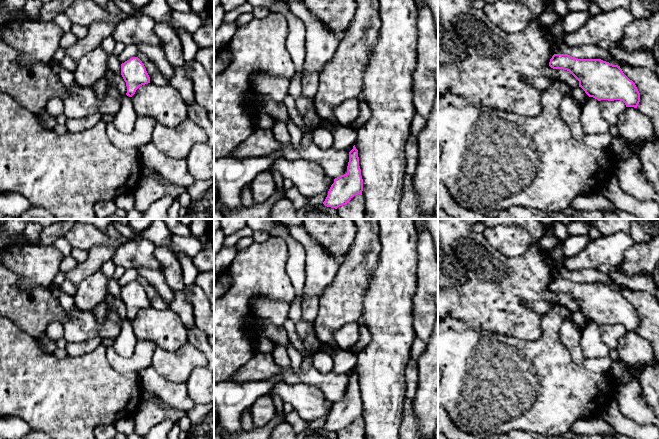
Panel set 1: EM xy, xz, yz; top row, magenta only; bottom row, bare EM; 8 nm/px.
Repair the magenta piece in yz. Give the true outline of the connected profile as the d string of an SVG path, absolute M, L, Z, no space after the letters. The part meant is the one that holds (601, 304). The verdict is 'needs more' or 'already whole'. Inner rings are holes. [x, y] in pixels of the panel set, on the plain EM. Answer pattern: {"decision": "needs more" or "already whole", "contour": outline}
{"decision": "already whole", "contour": "M554 278L549 290L569 295L579 305L579 311L598 325L620 324L626 331L634 332L640 326L640 317L635 307L618 289L601 283L578 283L568 278Z"}

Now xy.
{"decision": "already whole", "contour": "M132 281L121 288L121 299L126 306L126 319L129 321L132 321L140 310L150 307L146 292L138 281Z"}

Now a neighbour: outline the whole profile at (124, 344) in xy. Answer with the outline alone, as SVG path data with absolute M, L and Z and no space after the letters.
M126 319L122 322L120 333L114 339L112 347L121 357L130 358L134 354L137 341L132 323Z

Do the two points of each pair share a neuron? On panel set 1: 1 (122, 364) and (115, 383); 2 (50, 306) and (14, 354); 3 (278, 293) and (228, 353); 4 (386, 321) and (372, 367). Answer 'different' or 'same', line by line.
1: different
2: different
3: same
4: same

